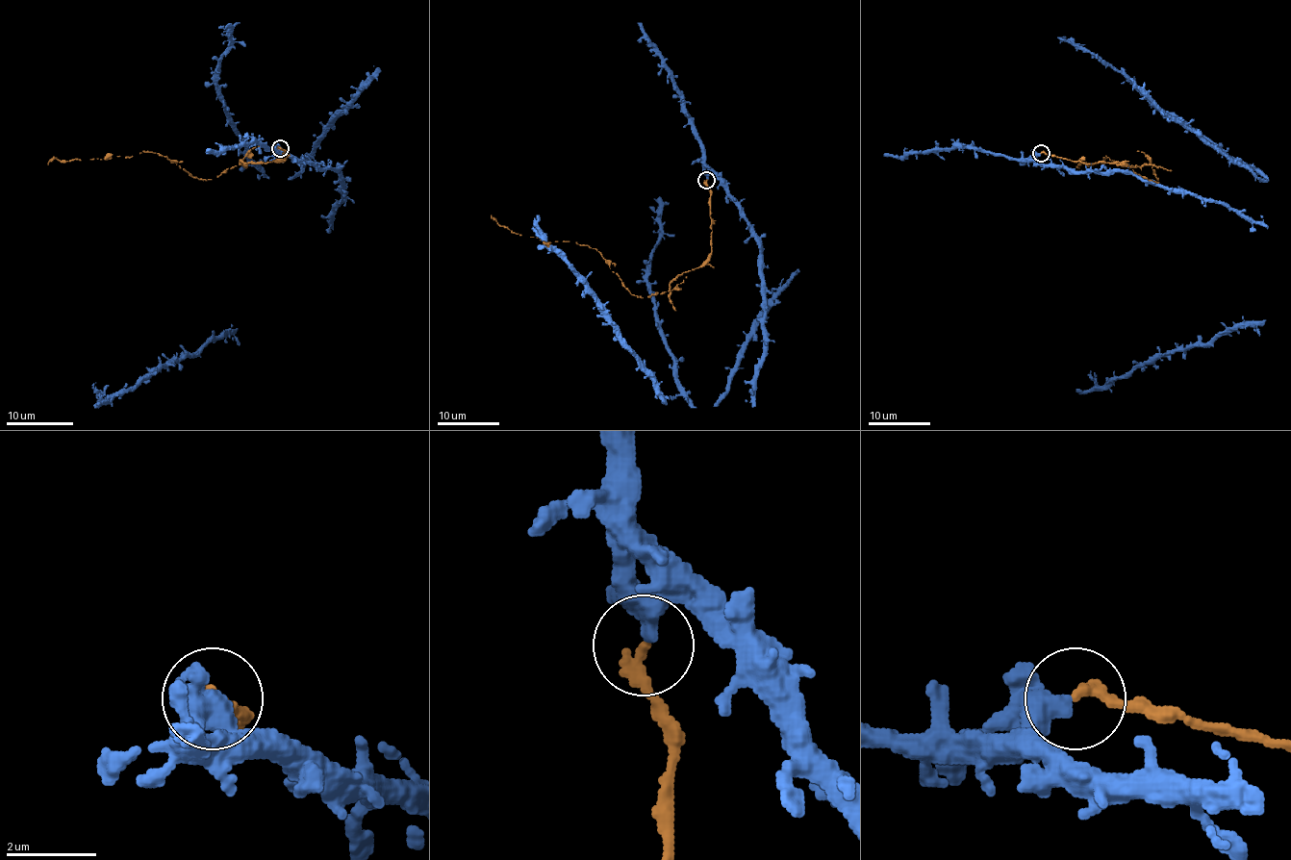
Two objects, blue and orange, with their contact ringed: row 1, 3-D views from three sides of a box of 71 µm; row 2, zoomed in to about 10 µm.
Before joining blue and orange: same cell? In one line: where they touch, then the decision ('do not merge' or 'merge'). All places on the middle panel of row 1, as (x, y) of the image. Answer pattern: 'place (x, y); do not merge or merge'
place (706, 180); do not merge

